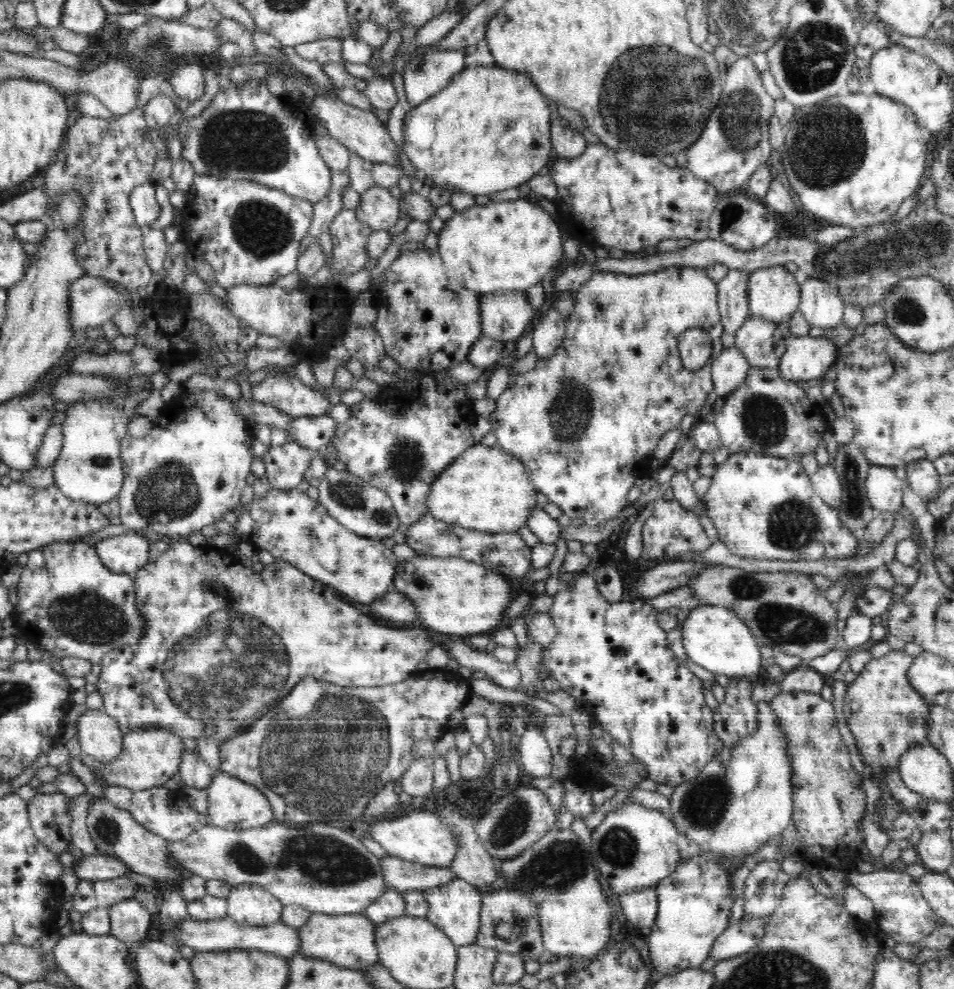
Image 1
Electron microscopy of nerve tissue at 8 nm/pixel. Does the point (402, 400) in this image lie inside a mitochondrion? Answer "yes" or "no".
no

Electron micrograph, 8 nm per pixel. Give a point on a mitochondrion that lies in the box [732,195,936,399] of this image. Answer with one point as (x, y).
(906, 309)

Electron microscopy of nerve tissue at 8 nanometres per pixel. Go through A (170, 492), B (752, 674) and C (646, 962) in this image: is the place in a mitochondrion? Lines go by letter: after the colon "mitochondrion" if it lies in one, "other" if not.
A: mitochondrion
B: other
C: other

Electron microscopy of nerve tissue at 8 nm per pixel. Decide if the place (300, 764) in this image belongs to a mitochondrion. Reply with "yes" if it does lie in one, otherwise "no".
yes

